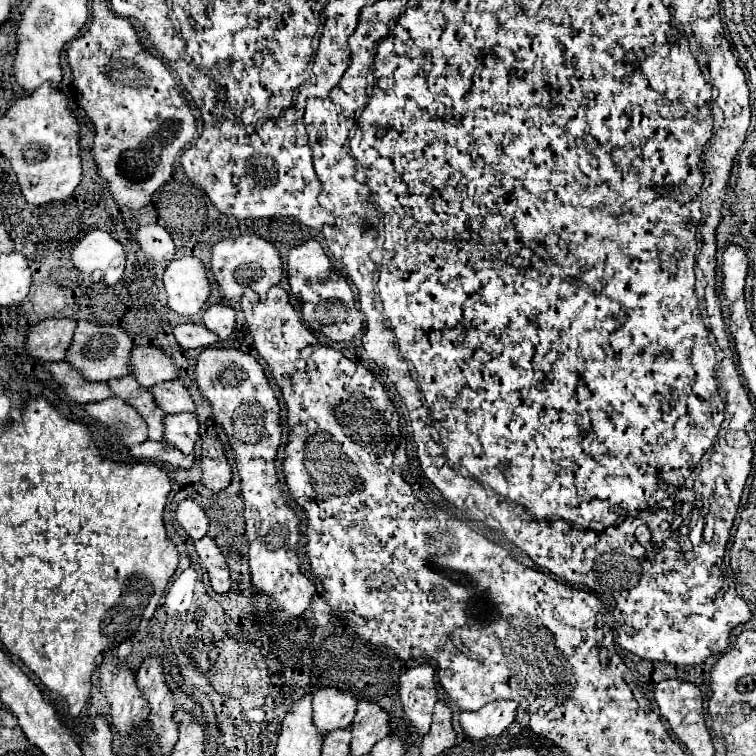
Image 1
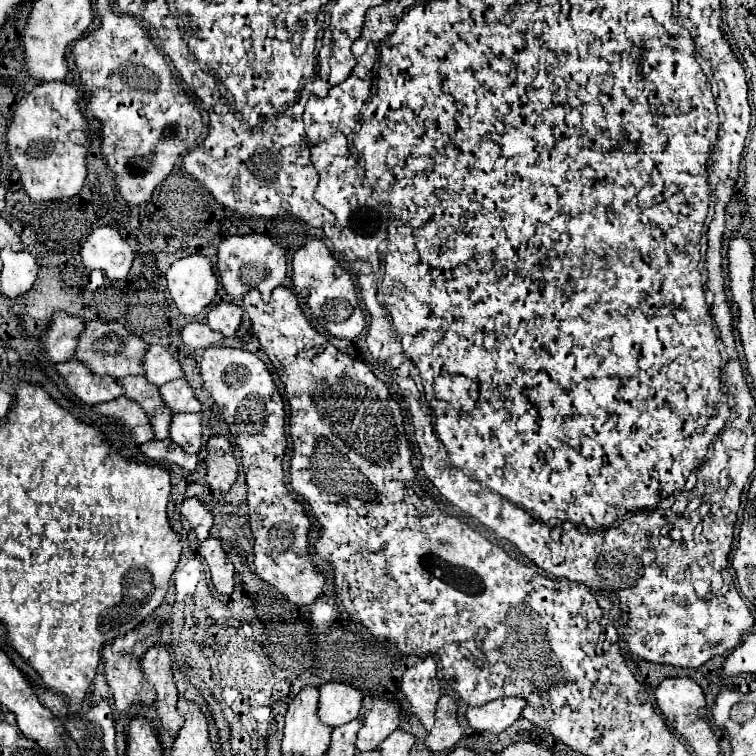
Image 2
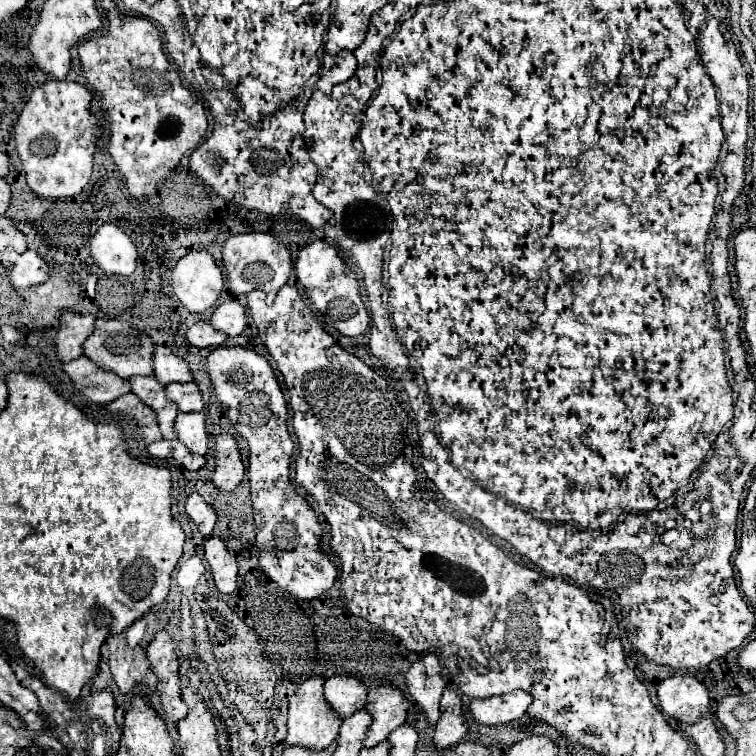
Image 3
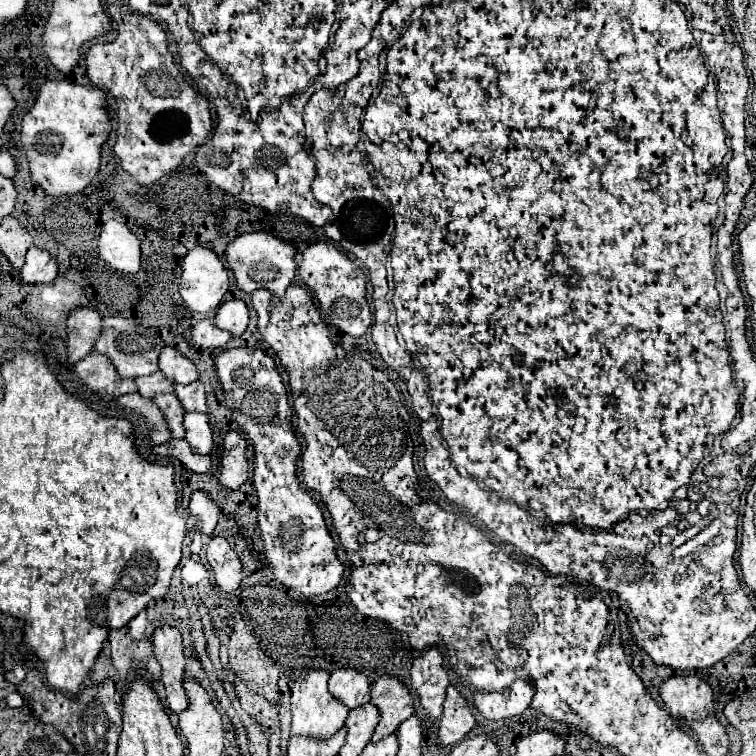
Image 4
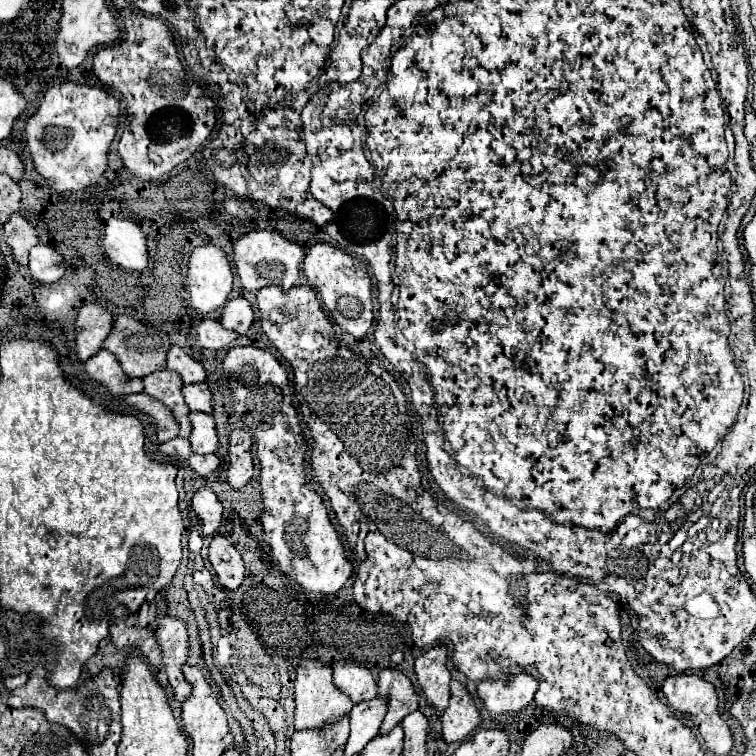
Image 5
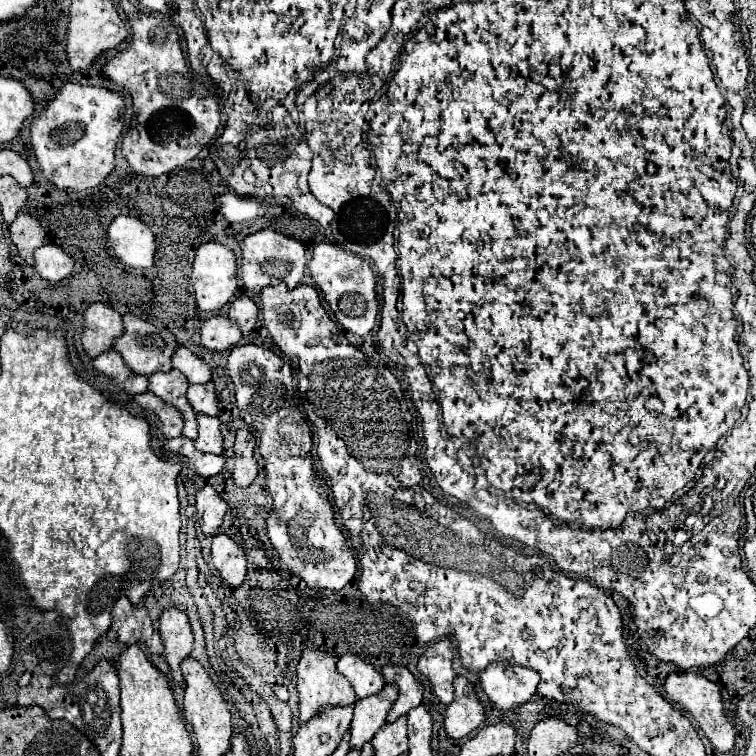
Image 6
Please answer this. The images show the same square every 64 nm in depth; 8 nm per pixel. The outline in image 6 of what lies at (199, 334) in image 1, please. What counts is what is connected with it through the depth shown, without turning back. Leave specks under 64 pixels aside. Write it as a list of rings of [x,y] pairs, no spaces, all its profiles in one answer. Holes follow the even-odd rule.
[[[216,314],[202,326],[202,344],[208,350],[220,352],[234,348],[240,338],[242,338],[240,328],[226,314]]]

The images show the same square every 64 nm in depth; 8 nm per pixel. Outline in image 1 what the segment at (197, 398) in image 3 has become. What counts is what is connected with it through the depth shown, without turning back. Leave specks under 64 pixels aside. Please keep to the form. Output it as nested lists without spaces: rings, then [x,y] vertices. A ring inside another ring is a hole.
[[[170,380],[170,382],[162,382],[150,388],[150,392],[156,398],[156,404],[168,412],[168,414],[176,414],[176,412],[194,412],[196,404],[190,398],[186,386],[182,384],[182,380]]]

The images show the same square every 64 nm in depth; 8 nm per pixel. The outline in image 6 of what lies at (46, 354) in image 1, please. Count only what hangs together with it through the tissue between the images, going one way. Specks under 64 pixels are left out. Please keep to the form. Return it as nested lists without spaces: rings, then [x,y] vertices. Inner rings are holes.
[[[96,302],[92,304],[88,310],[86,310],[86,316],[84,316],[84,336],[82,336],[82,346],[84,346],[84,352],[90,356],[90,358],[96,358],[100,356],[102,352],[108,352],[112,350],[112,344],[114,340],[124,334],[124,324],[122,324],[122,316],[102,304],[102,302]]]

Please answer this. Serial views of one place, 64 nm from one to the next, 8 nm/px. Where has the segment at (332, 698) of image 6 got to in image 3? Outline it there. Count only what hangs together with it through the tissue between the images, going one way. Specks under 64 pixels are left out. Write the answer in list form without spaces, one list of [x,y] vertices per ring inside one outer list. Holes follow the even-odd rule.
[[[312,676],[296,686],[296,692],[290,696],[290,710],[288,710],[288,736],[286,744],[302,744],[306,748],[322,750],[332,744],[336,738],[336,732],[340,730],[340,716],[336,716],[336,710],[324,700],[324,678]]]

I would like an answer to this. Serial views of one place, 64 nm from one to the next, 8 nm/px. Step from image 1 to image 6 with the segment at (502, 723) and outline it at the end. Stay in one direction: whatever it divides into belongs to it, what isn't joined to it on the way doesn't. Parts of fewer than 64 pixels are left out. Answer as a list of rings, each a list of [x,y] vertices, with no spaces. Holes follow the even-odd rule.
[[[490,664],[480,672],[480,682],[492,706],[508,710],[526,704],[532,698],[540,682],[540,674],[518,664]]]

